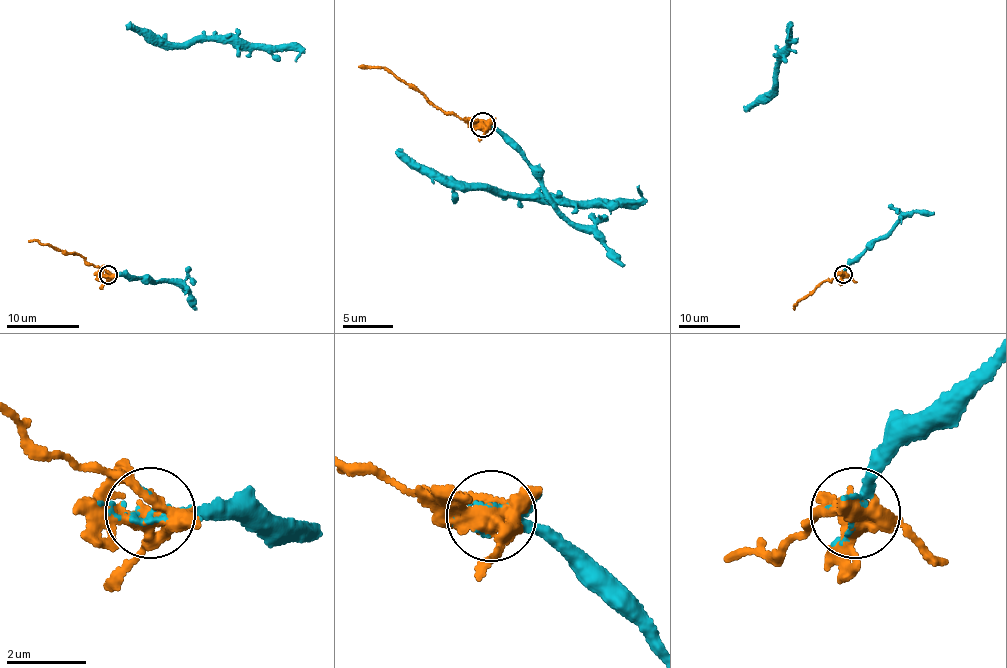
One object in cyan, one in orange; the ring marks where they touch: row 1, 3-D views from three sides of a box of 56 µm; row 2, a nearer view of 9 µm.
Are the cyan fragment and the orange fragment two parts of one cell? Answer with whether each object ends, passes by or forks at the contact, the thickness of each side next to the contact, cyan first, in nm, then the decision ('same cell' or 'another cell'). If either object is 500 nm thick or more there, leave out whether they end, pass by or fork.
cyan forks | orange forks | 90/380 nm | another cell

